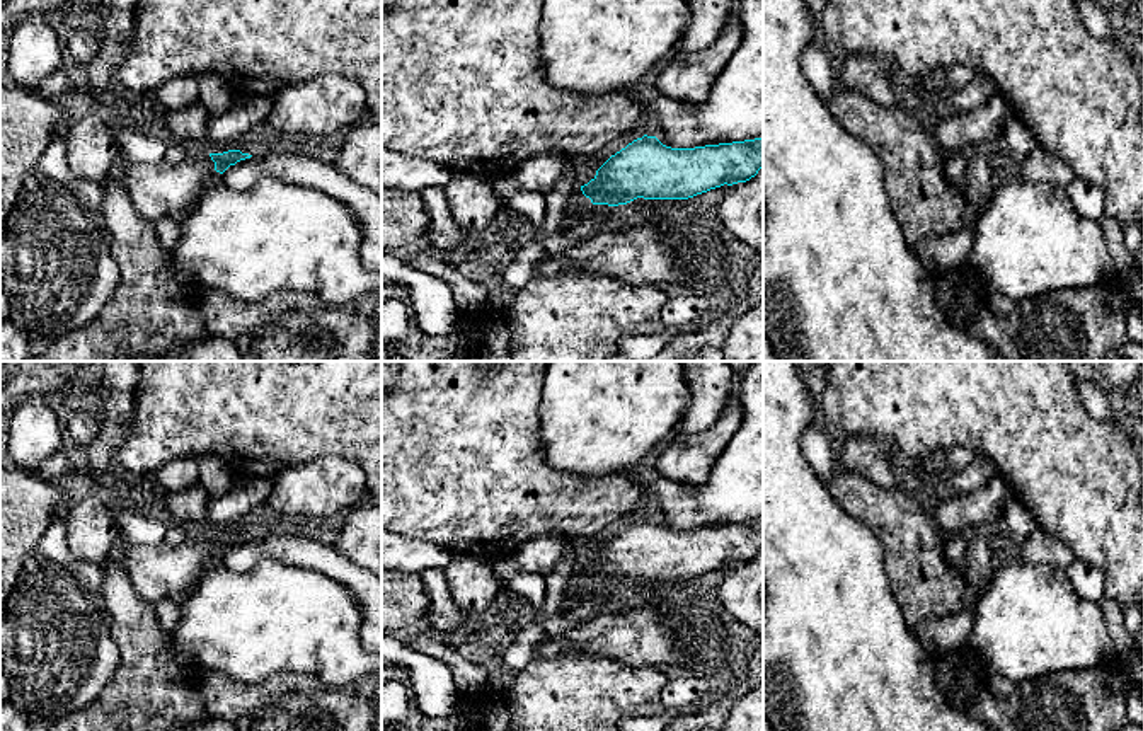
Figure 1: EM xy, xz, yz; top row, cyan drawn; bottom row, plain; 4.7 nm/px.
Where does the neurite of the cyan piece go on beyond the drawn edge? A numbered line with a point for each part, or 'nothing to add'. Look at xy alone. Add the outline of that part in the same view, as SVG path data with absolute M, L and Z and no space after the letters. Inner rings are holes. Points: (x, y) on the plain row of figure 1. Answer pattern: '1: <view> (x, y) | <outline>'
1: xy (159, 571) | M192 533L175 547L167 542L129 544L123 566L136 595L152 605L164 598L184 600L204 571L221 561L223 555L215 552L210 533Z

